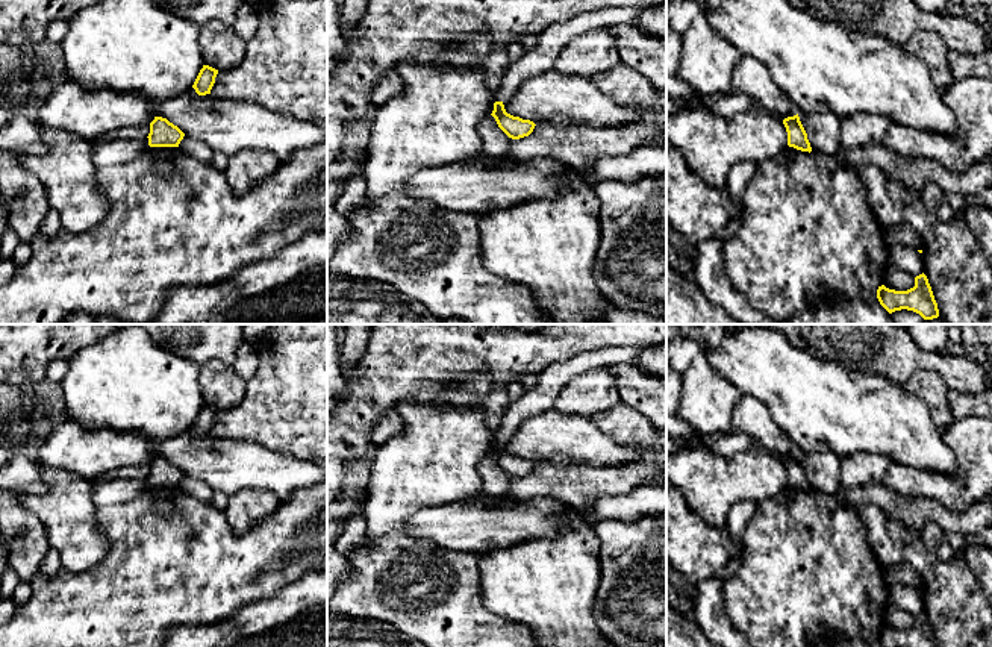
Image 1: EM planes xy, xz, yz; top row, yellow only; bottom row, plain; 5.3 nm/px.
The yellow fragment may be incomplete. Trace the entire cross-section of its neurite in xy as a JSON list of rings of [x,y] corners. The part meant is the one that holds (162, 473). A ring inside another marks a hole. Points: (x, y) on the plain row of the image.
[[[154,456],[147,477],[150,486],[179,486],[183,476],[185,473],[167,458]]]

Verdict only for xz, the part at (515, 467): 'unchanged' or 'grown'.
grown

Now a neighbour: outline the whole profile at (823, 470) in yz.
[[[833,452],[798,455],[813,491],[834,495],[842,486],[841,461]]]

